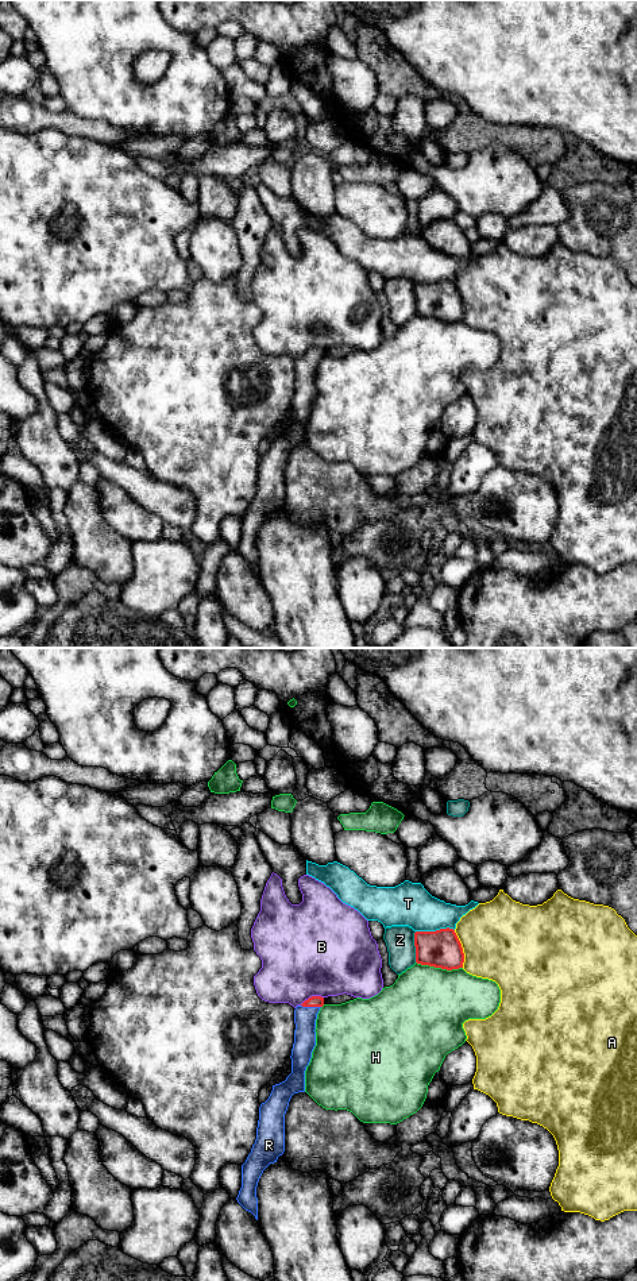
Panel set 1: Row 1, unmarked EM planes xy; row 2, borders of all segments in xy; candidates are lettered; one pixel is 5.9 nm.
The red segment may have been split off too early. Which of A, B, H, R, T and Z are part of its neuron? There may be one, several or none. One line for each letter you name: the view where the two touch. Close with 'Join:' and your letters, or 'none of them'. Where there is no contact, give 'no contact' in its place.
R: xy
Join: R

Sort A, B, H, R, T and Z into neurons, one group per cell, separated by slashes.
A / B / H / R / T / Z

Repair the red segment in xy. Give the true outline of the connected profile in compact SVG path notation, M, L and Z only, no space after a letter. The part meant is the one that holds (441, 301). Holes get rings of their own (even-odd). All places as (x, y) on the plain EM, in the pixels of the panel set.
M453 281L416 283L416 315L447 323L463 320L464 305Z

